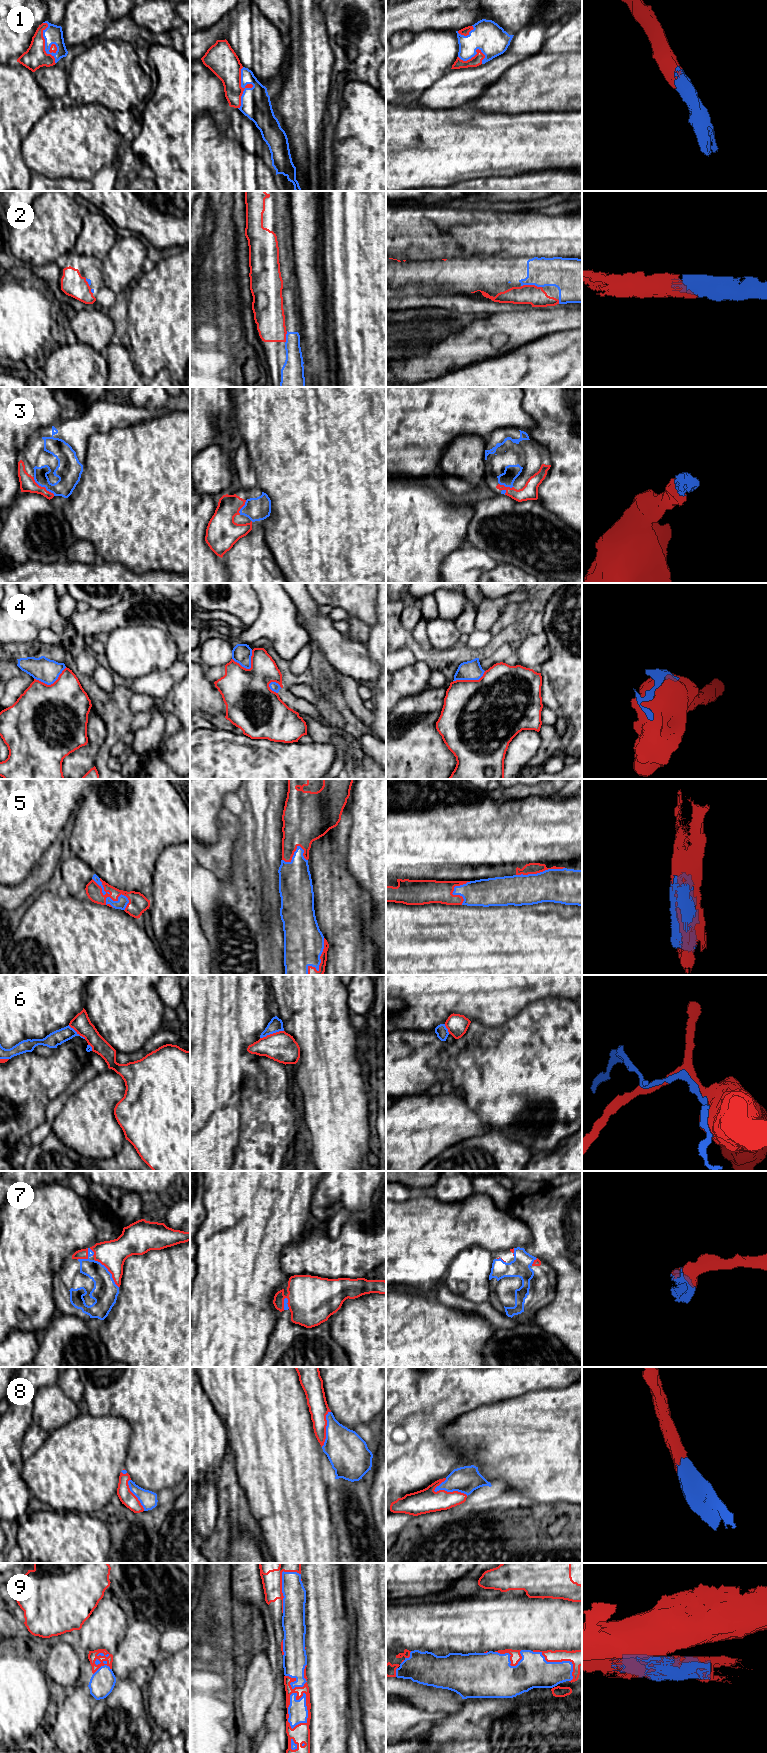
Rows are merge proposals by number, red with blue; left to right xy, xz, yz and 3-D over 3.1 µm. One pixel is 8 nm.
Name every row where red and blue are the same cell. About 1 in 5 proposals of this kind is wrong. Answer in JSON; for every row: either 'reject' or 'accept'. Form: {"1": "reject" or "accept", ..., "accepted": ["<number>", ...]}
{"1": "accept", "2": "accept", "3": "accept", "4": "reject", "5": "accept", "6": "reject", "7": "accept", "8": "accept", "9": "reject", "accepted": ["1", "2", "3", "5", "7", "8"]}

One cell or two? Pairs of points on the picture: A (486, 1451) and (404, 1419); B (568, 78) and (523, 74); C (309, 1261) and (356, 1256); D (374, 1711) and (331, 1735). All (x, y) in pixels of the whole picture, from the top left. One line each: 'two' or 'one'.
A: two
B: one
C: one
D: two

